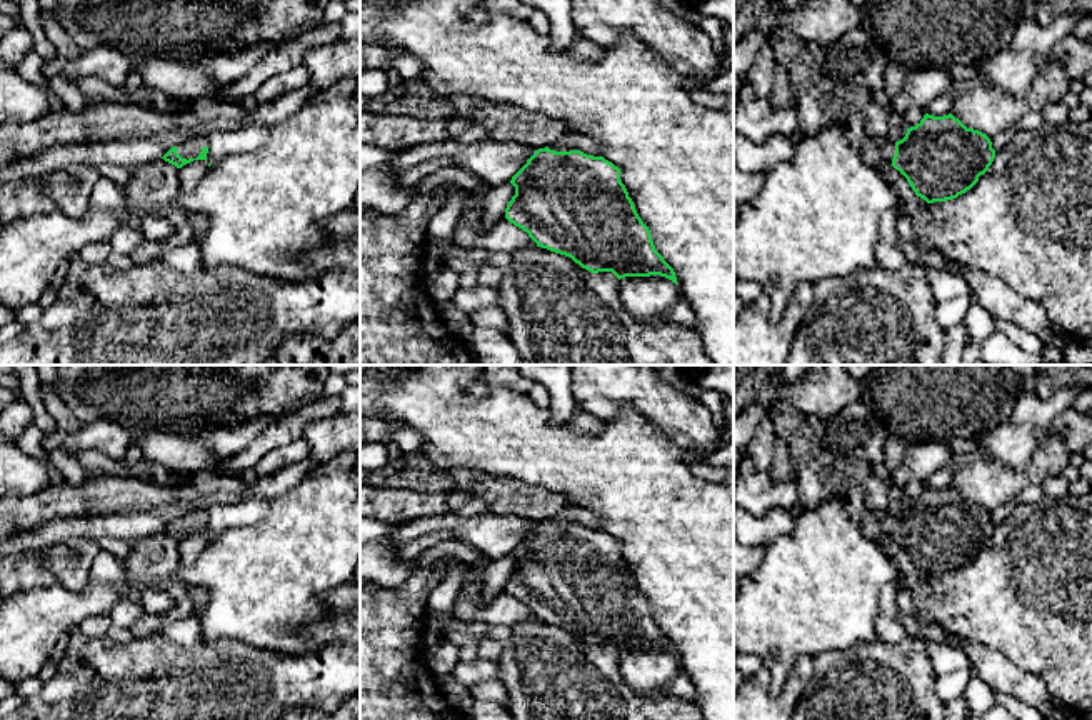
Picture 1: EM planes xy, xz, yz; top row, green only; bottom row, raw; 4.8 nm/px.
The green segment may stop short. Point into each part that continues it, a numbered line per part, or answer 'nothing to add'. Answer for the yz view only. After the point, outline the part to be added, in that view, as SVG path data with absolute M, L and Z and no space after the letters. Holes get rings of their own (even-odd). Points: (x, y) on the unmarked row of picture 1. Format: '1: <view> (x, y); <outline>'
1: yz (887, 522); M885 508L885 510L877 510L877 512L874 512L874 517L879 520L879 523L880 523L880 527L882 527L884 533L885 533L887 537L892 537L892 532L894 532L894 528L895 528L895 517L890 515L887 508Z

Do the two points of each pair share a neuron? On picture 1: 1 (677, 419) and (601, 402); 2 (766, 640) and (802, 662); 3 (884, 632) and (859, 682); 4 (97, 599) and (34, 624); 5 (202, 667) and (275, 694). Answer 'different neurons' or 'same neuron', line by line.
1: same neuron
2: different neurons
3: different neurons
4: same neuron
5: same neuron

